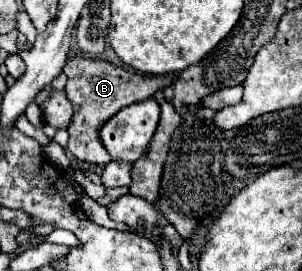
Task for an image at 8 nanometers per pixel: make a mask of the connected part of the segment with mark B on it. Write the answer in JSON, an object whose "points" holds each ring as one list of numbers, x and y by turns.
{"points":[[71,56,65,64,67,74,67,86,65,94,73,104,73,118,69,124,69,152,82,162,89,162,96,165,106,165,111,161,107,156,107,148,103,148,103,142,99,142,99,132,103,124,115,116,121,108,143,102,147,98,153,98,157,90,163,90,171,86,177,76,141,76,135,72,127,72,123,68,117,68,103,60,91,60,85,56]]}

